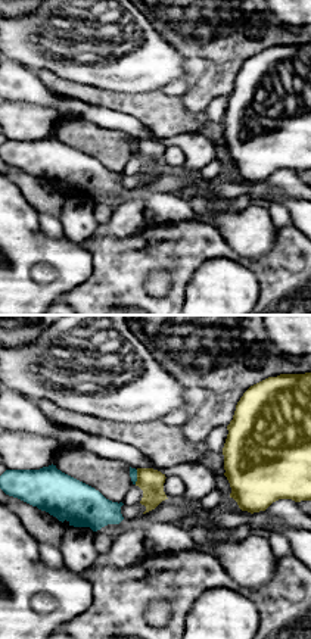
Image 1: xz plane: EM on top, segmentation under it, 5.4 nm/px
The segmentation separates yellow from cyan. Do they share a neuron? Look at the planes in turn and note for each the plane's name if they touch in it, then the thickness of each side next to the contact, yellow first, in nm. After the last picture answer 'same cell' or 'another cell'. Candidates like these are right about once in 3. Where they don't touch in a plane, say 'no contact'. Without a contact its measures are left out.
contact in xz; calibres 140 and 50 nm

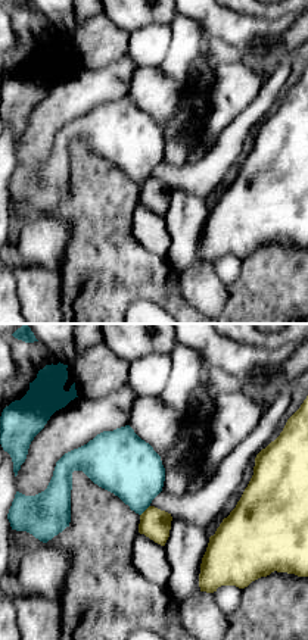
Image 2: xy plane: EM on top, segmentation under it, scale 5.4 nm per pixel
contact in xy; calibres 160 and 320 nm

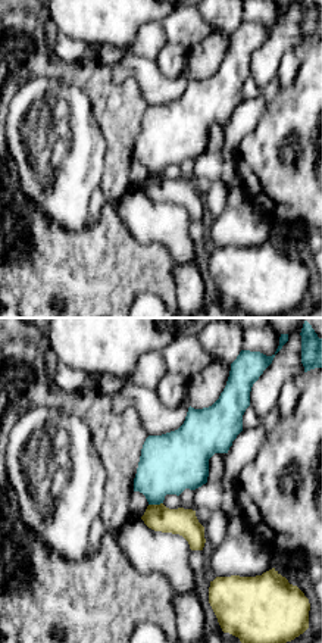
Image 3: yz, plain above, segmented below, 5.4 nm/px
contact in yz; calibres 150 and 320 nm

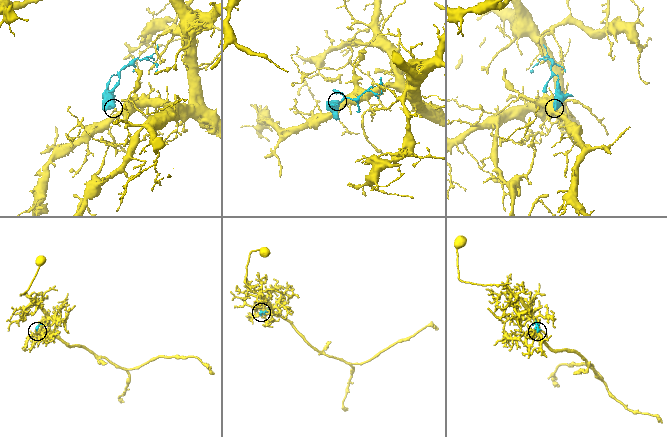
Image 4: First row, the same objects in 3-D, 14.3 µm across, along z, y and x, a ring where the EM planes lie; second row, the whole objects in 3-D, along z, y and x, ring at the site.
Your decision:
another cell

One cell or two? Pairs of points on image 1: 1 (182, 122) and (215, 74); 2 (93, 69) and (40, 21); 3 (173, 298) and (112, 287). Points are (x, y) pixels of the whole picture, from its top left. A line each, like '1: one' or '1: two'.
1: one
2: one
3: one

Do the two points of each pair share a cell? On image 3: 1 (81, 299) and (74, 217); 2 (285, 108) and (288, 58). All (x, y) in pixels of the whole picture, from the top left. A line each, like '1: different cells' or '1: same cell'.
1: different cells
2: different cells

